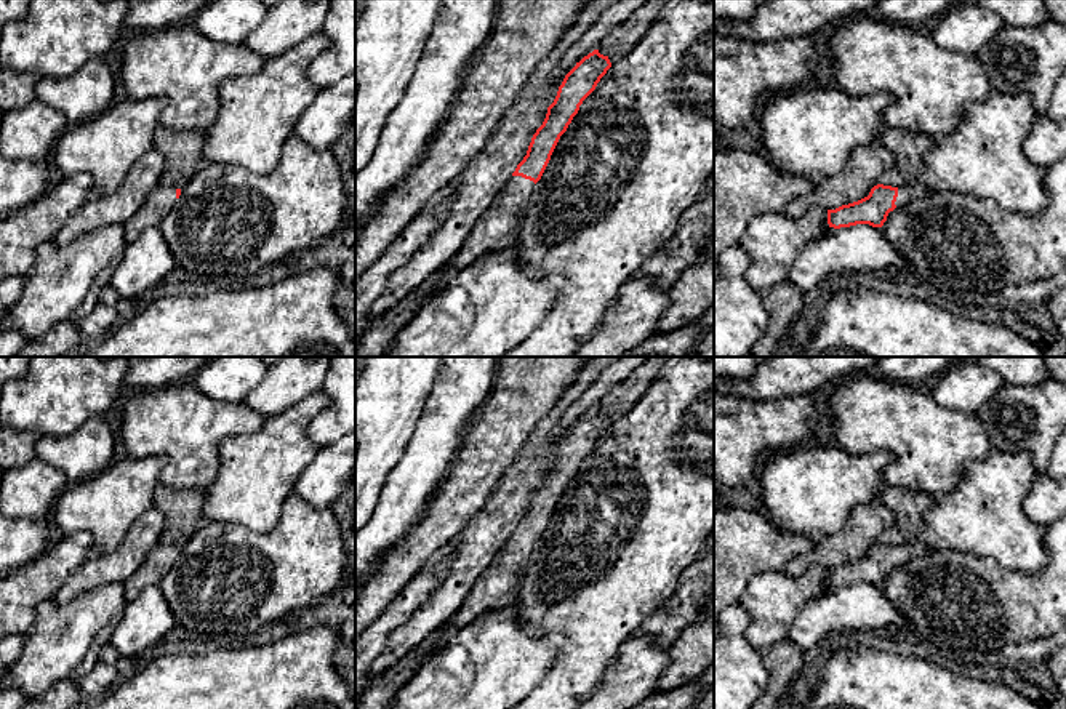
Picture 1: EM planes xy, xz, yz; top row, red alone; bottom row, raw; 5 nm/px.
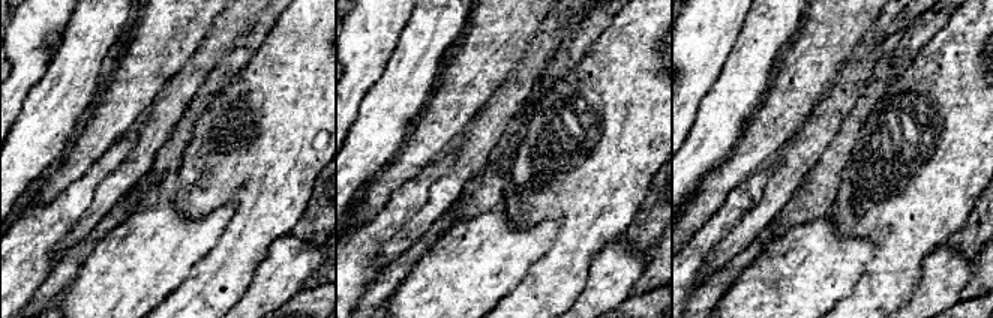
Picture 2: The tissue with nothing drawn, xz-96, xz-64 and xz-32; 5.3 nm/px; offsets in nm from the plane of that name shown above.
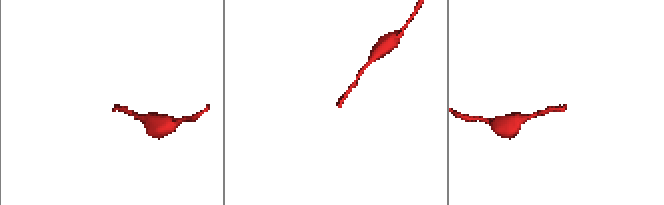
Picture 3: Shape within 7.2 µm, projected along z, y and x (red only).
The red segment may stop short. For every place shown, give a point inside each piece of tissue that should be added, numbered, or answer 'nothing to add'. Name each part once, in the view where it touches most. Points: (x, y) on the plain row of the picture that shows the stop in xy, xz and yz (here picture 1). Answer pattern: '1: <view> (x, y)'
1: xz (498, 586)

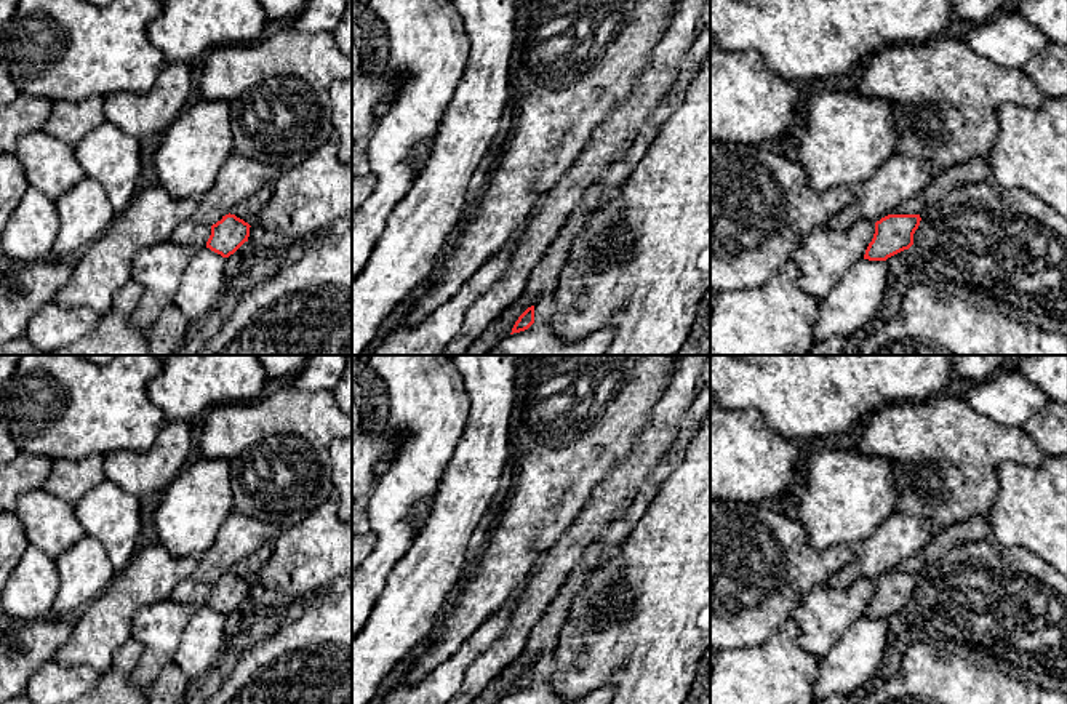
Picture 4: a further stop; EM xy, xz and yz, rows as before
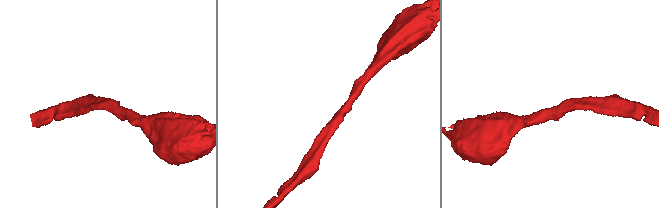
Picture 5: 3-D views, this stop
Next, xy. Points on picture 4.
nothing to add

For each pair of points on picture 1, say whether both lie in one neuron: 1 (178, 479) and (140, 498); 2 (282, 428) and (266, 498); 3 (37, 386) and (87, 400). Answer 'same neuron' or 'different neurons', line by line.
1: different neurons
2: same neuron
3: same neuron

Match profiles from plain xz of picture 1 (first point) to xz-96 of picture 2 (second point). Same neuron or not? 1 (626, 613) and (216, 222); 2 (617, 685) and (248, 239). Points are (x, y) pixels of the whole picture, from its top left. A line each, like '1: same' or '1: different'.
1: different
2: different

